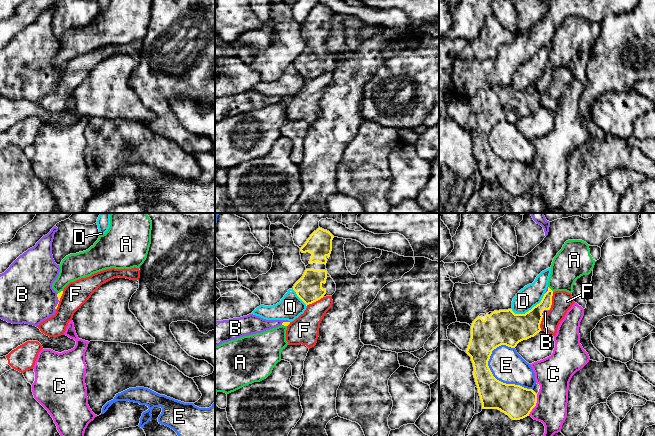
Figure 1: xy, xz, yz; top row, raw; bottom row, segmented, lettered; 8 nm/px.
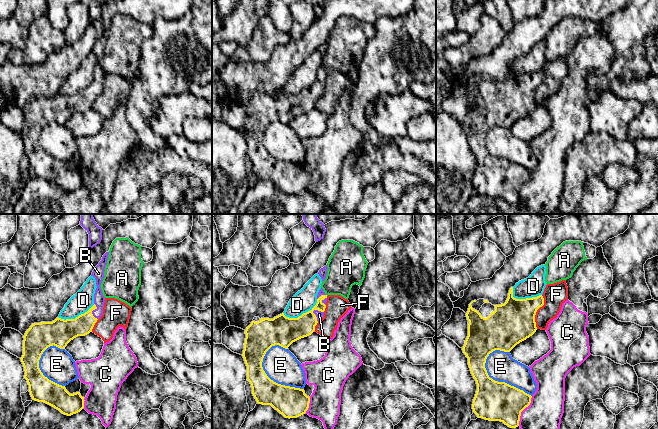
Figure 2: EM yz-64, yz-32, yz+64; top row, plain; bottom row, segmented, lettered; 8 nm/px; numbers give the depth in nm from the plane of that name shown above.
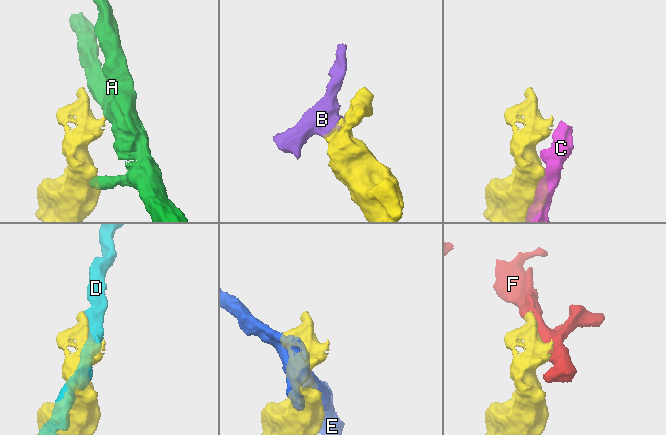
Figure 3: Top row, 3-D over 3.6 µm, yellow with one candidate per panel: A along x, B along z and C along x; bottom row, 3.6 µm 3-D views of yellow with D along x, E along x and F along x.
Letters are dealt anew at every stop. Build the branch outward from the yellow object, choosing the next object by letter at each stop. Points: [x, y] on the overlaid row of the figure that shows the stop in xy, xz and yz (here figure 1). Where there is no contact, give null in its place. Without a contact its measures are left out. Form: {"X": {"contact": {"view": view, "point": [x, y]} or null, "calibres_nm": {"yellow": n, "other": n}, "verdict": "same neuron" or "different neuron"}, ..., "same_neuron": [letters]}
{"A": {"contact": {"view": "yz", "point": [550, 289]}, "calibres_nm": {"yellow": 120, "other": 260}, "verdict": "different neuron"}, "B": {"contact": {"view": "xy", "point": [58, 302]}, "calibres_nm": {"yellow": 40, "other": 420}, "verdict": "same neuron"}, "C": {"contact": {"view": "yz", "point": [535, 405]}, "calibres_nm": {"yellow": 260, "other": 260}, "verdict": "different neuron"}, "D": {"contact": {"view": "yz", "point": [529, 310]}, "calibres_nm": {"yellow": 280, "other": 170}, "verdict": "different neuron"}, "E": {"contact": {"view": "yz", "point": [498, 380]}, "calibres_nm": {"yellow": 260, "other": 260}, "verdict": "different neuron"}, "F": {"contact": {"view": "yz", "point": [551, 301]}, "calibres_nm": {"yellow": 180, "other": 170}, "verdict": "different neuron"}, "same_neuron": ["B"]}

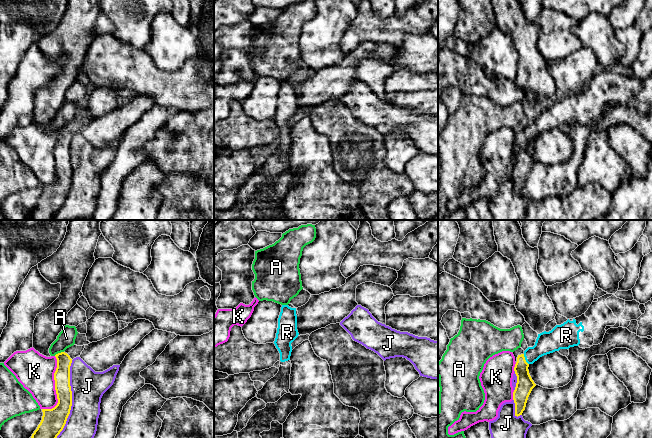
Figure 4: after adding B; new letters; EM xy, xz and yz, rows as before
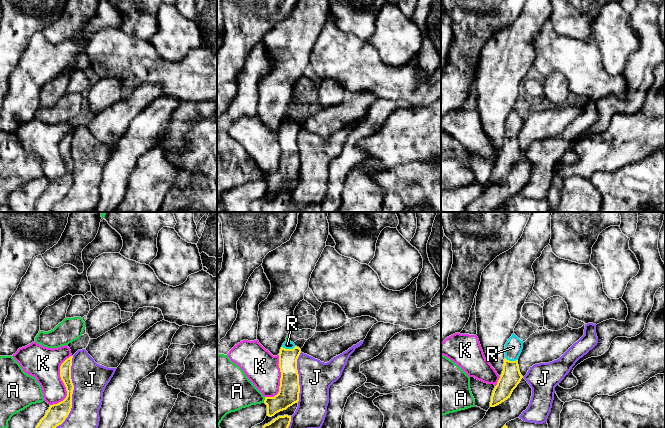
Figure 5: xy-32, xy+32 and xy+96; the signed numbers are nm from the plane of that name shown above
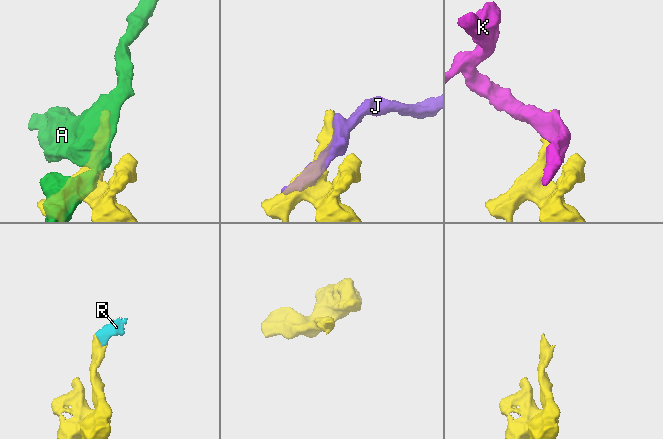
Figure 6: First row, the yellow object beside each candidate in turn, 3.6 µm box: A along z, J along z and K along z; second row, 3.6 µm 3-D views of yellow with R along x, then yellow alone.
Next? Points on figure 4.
{"A": {"contact": {"view": "xy", "point": [58, 353]}, "calibres_nm": {"yellow": 130, "other": 140}, "verdict": "different neuron"}, "J": {"contact": {"view": "xy", "point": [71, 399]}, "calibres_nm": {"yellow": 190, "other": 260}, "verdict": "different neuron"}, "K": {"contact": {"view": "xy", "point": [55, 387]}, "calibres_nm": {"yellow": 170, "other": 300}, "verdict": "different neuron"}, "R": {"contact": {"view": "yz", "point": [524, 359]}, "calibres_nm": {"yellow": 140, "other": 180}, "verdict": "same neuron"}, "same_neuron": ["R"]}

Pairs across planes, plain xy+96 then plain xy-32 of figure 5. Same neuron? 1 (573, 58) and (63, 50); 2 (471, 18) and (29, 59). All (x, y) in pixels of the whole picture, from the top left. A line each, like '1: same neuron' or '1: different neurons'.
1: different neurons
2: different neurons

